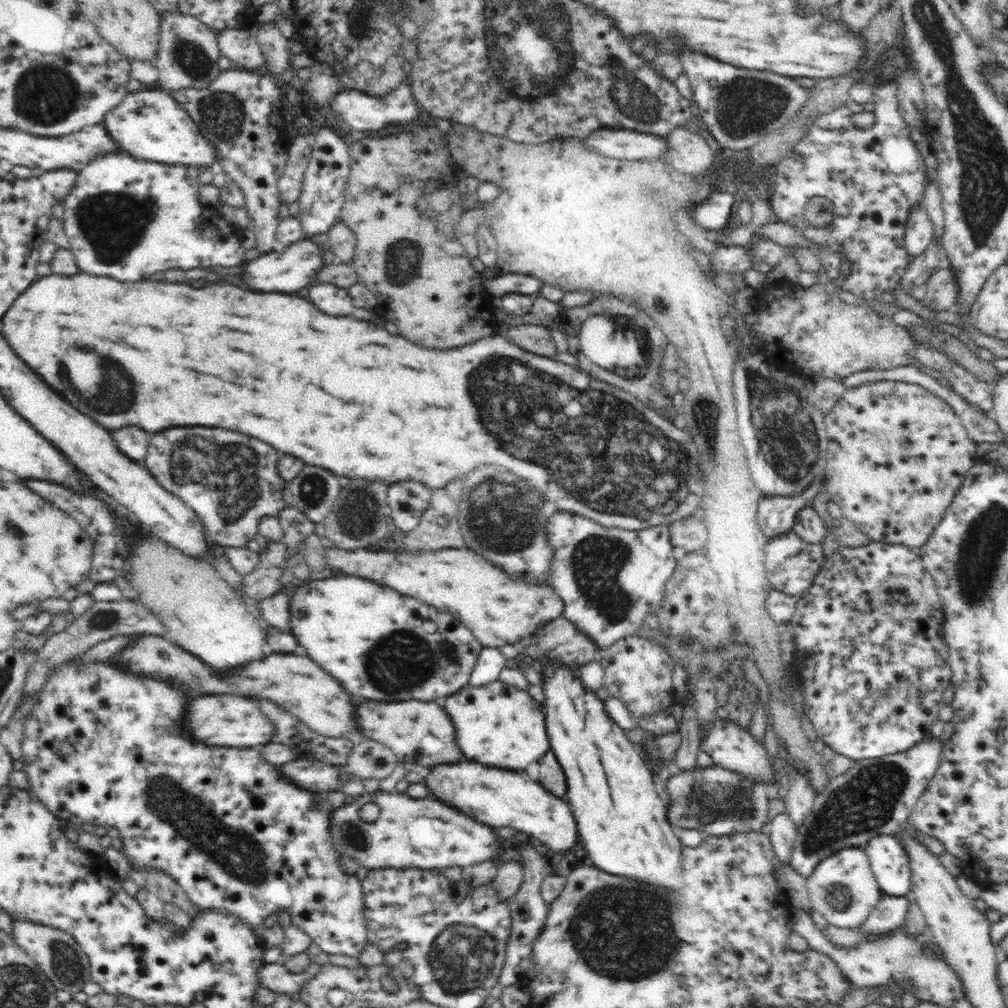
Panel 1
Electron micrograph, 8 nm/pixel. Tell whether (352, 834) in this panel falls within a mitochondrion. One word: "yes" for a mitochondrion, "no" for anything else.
yes

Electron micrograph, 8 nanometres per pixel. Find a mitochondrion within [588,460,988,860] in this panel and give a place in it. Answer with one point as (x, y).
(867, 801)

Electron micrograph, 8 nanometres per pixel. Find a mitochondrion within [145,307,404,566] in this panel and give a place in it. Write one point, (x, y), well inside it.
(233, 479)

